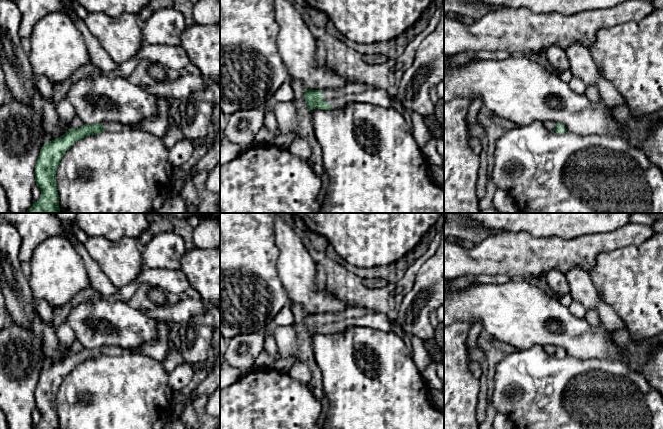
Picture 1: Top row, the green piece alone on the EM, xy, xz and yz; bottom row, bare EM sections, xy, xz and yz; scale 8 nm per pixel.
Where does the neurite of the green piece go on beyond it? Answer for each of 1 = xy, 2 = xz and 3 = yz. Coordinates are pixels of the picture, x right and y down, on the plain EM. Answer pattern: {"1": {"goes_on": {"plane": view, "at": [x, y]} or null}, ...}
{"1": {"goes_on": {"plane": "xy", "at": [157, 349]}}, "2": {"goes_on": {"plane": "xz", "at": [356, 316]}}, "3": {"goes_on": {"plane": "yz", "at": [550, 349]}}}

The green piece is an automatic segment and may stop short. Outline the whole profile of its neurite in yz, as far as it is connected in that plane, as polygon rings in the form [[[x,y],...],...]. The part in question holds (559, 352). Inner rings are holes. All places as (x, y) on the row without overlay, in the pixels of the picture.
[[[546,345],[543,347],[549,355],[555,355],[558,358],[563,358],[567,355],[564,349],[561,347],[555,347],[553,345]]]

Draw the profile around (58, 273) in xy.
[[[52,236],[39,244],[29,265],[29,285],[34,299],[46,301],[53,309],[69,303],[90,286],[82,257],[64,236]]]

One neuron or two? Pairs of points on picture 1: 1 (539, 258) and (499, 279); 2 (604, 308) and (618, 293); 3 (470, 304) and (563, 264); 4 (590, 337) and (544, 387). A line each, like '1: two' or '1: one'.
1: two
2: two
3: two
4: two

